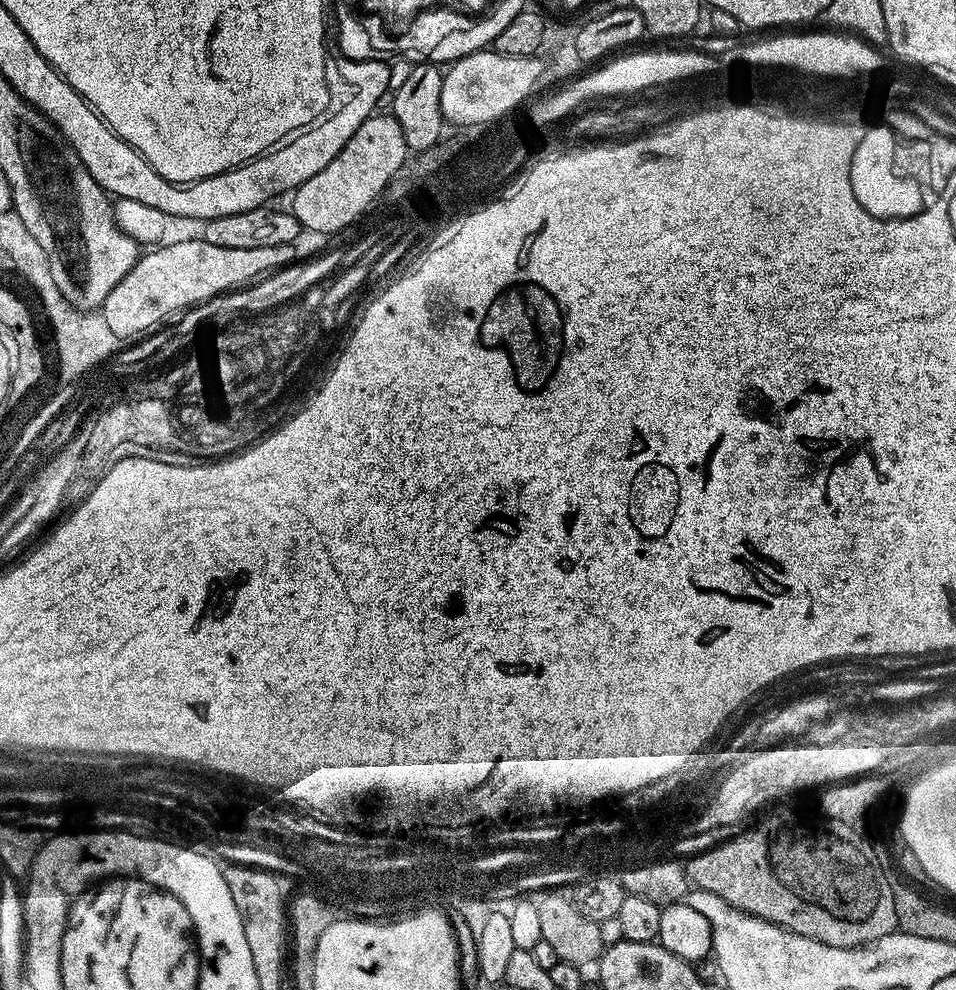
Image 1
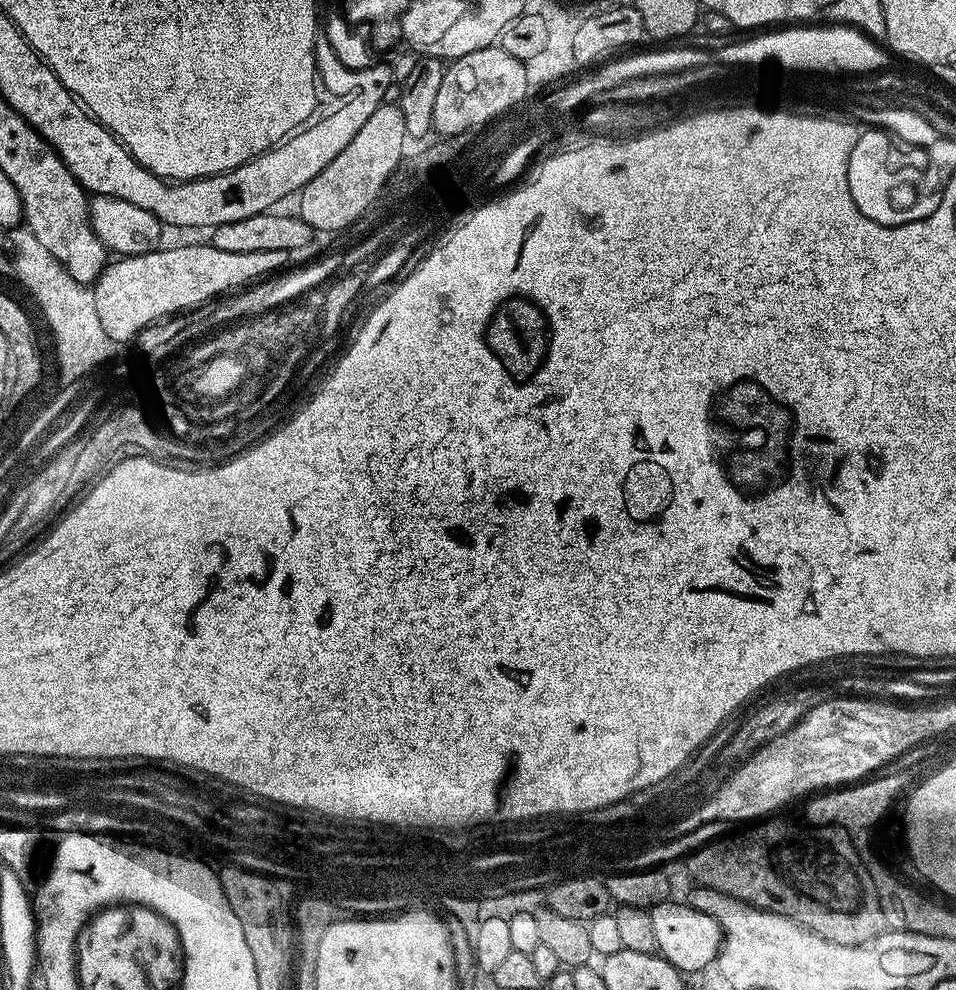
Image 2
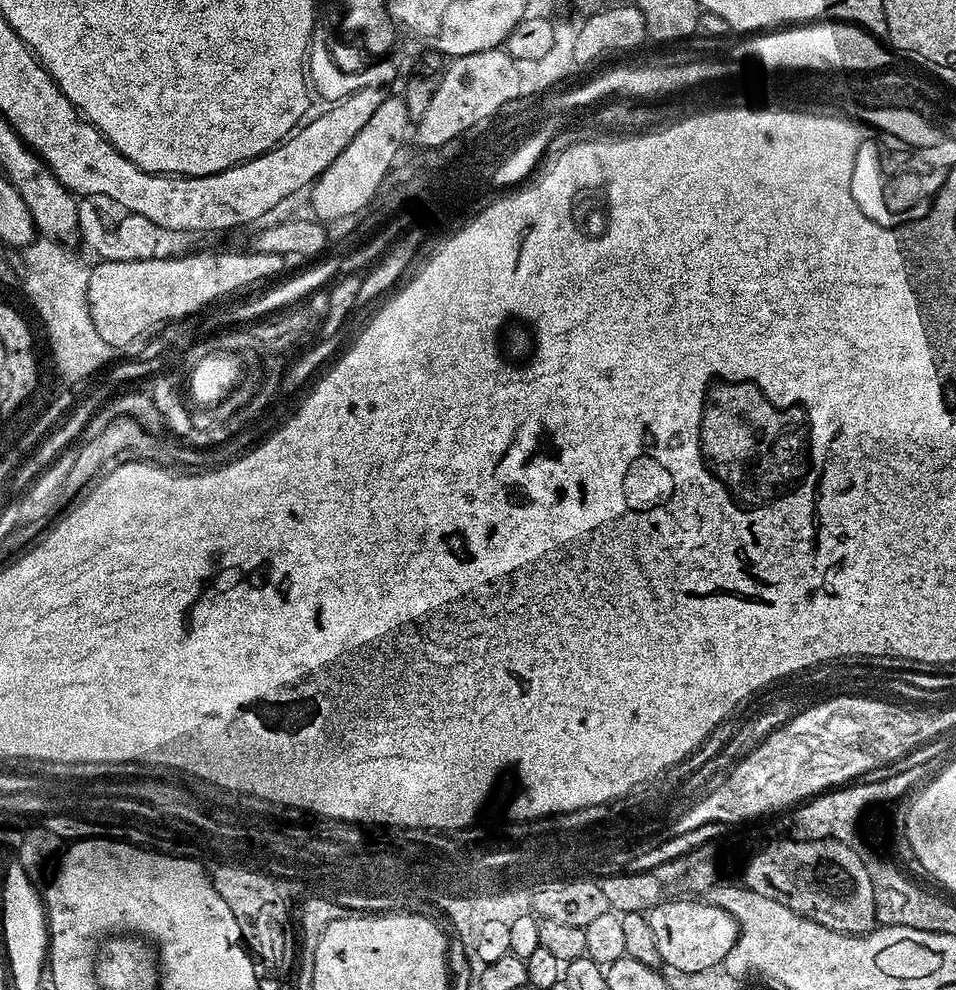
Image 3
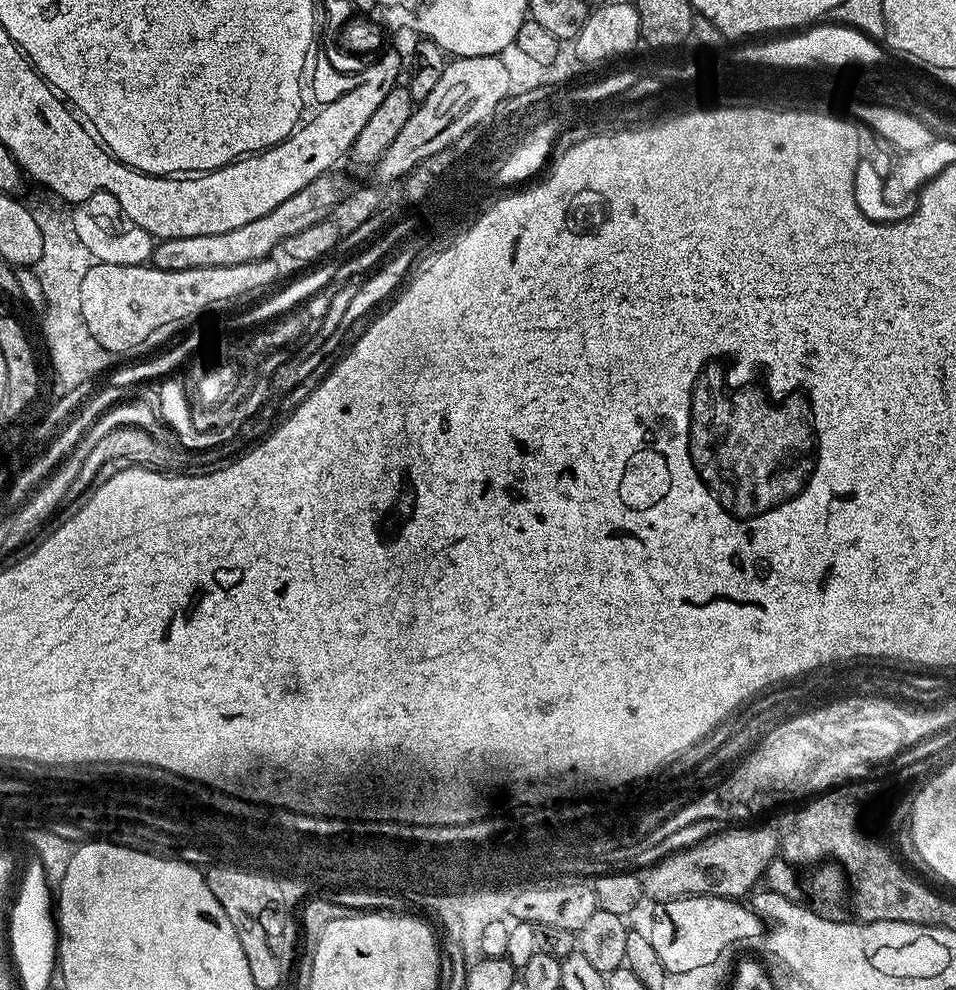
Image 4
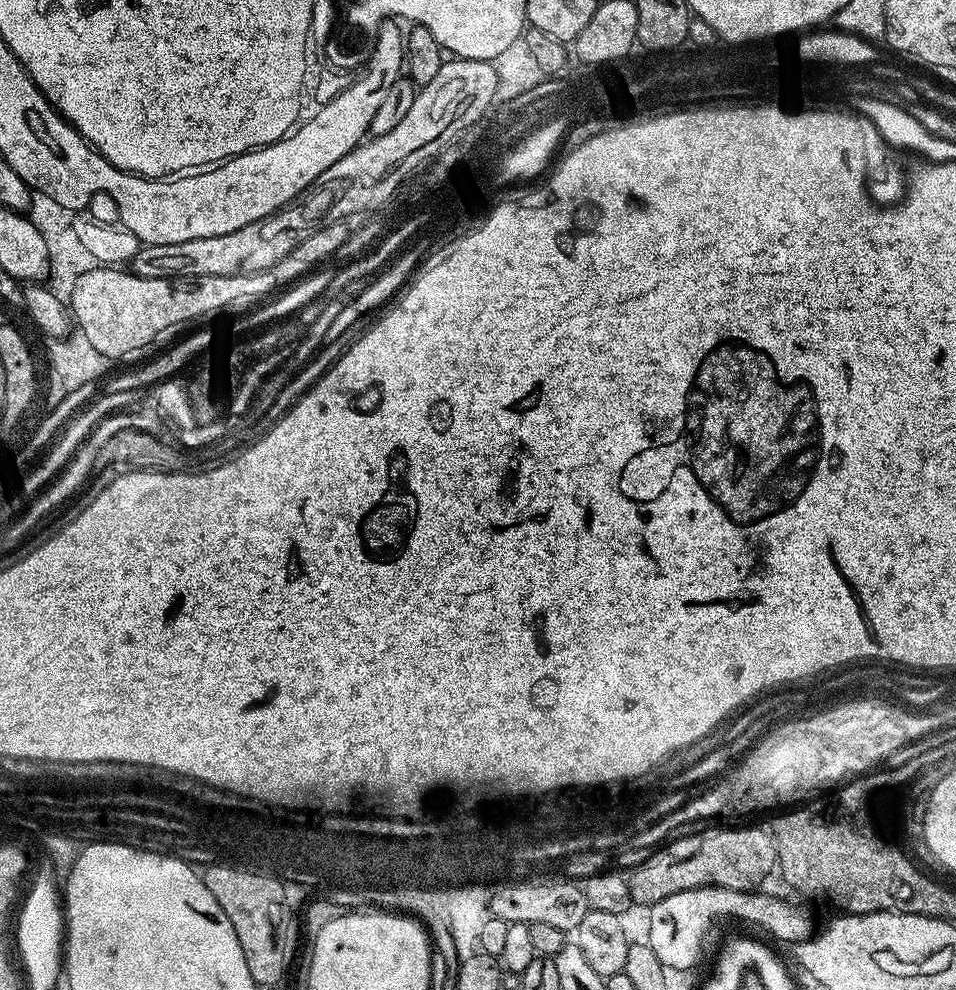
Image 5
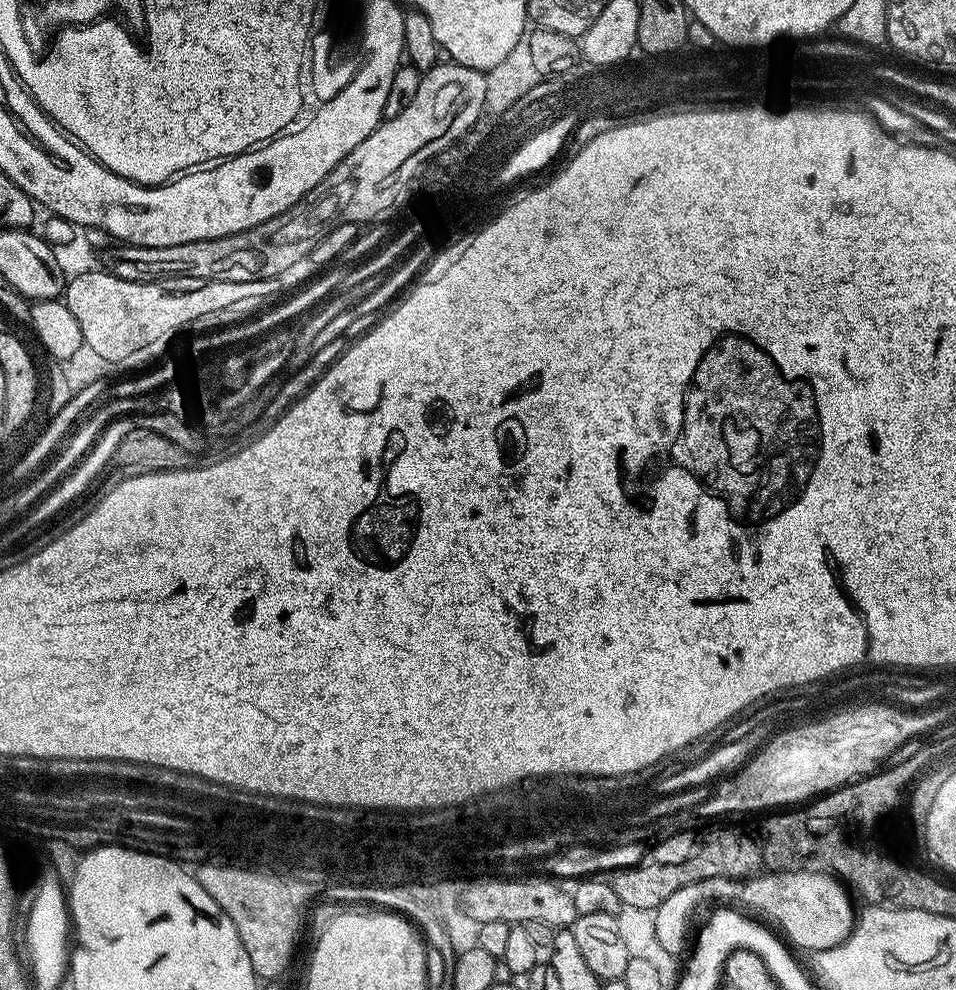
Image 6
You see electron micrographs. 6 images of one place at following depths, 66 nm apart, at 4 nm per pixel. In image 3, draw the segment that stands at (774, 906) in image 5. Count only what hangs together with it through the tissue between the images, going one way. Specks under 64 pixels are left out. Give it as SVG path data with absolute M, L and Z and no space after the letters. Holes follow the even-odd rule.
M664 898L649 909L646 915L661 961L681 974L695 973L723 964L740 936L736 919L726 914L726 910L700 898Z

